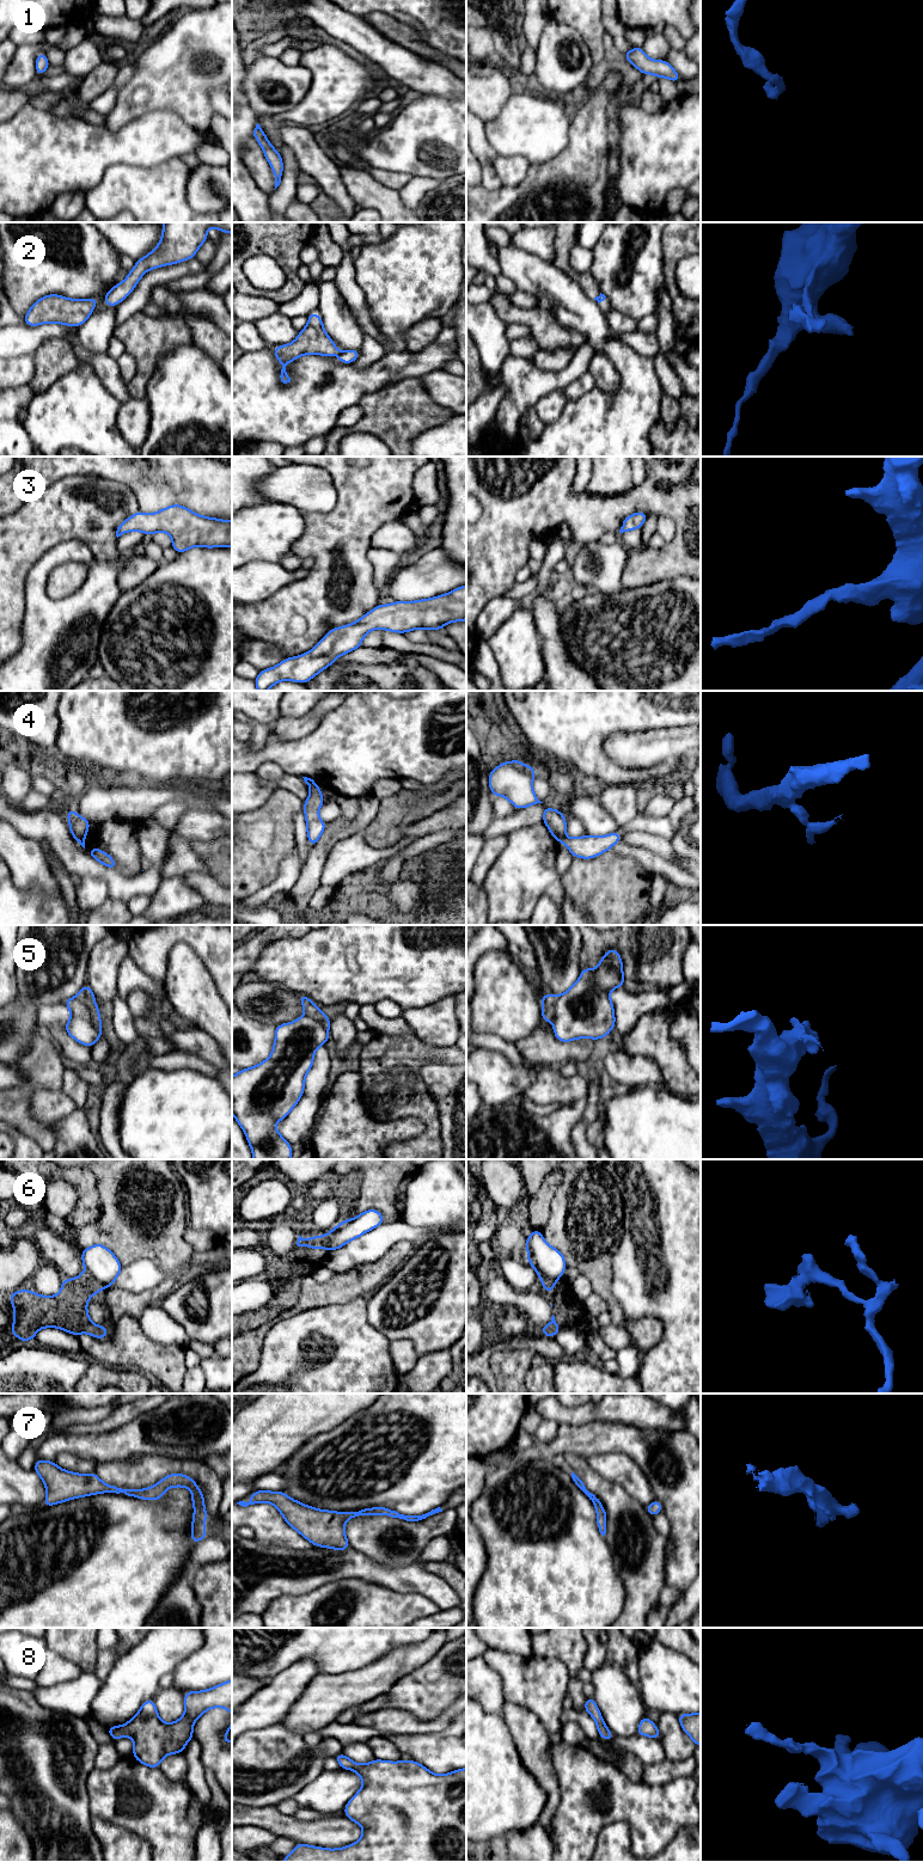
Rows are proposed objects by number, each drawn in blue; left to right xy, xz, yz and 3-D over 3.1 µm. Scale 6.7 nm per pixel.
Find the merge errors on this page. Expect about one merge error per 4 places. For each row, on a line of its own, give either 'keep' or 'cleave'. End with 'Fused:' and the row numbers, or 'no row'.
1: keep
2: cleave
3: keep
4: cleave
5: cleave
6: cleave
7: keep
8: keep
Fused: 2, 4, 5, 6

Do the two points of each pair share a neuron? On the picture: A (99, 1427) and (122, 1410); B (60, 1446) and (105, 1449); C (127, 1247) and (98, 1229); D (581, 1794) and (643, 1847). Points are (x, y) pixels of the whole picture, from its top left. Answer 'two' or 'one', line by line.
A: one
B: one
C: one
D: one

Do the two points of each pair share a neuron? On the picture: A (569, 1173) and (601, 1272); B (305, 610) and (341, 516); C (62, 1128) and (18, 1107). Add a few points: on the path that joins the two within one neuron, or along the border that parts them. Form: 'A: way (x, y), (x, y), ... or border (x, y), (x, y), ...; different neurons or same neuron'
A: way (584, 1196), (586, 1226), (594, 1247); same neuron
B: way (324, 587), (326, 579), (326, 550), (337, 539); same neuron
C: border (55, 1124), (55, 1144), (53, 1146); different neurons

